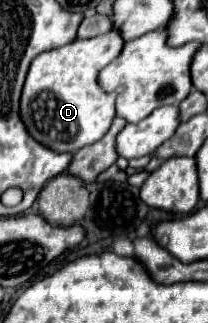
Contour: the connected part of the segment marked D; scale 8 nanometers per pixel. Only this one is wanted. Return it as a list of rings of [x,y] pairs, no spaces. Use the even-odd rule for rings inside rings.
[[[111,30],[107,36],[75,40],[63,48],[43,52],[31,62],[21,94],[21,116],[37,142],[55,152],[75,154],[107,134],[115,118],[115,96],[101,90],[97,76],[121,54],[123,44],[123,36]]]

